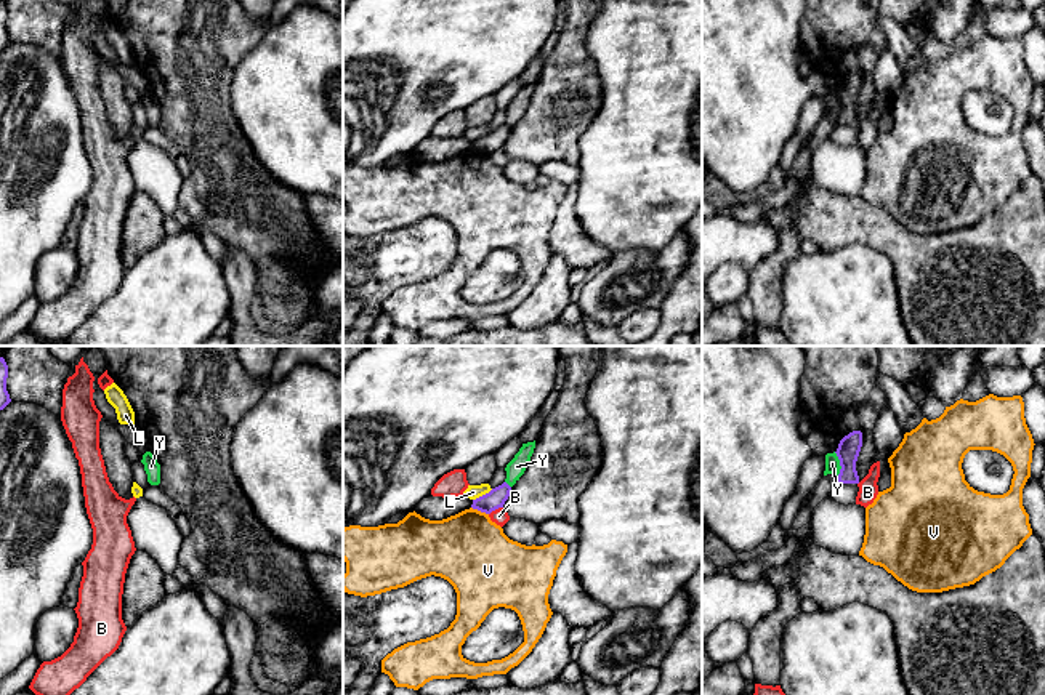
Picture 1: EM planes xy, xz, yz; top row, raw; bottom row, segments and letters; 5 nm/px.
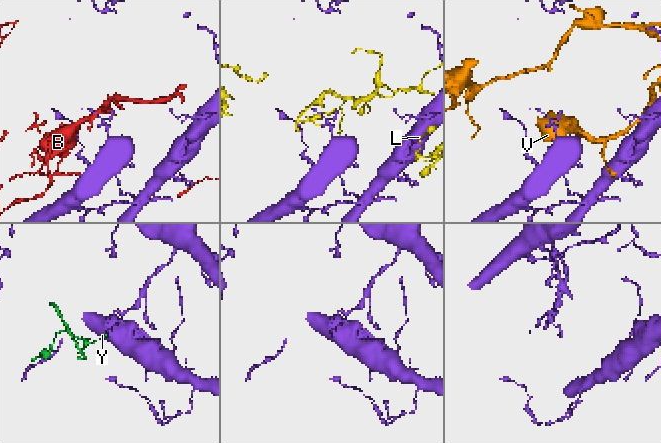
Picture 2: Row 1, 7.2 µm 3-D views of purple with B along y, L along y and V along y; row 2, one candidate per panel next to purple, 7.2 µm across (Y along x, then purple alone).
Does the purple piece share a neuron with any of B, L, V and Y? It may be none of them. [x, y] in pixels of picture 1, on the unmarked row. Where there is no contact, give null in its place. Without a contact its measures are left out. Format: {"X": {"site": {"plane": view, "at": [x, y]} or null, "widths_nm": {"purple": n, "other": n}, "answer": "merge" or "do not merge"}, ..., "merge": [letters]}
{"B": {"site": {"plane": "xz", "at": [496, 149]}, "widths_nm": {"purple": 100, "other": 80}, "answer": "do not merge"}, "L": {"site": {"plane": "xz", "at": [483, 136]}, "widths_nm": {"purple": 100, "other": 70}, "answer": "do not merge"}, "V": {"site": {"plane": "xz", "at": [480, 151]}, "widths_nm": {"purple": 100, "other": 380}, "answer": "do not merge"}, "Y": {"site": {"plane": "yz", "at": [840, 106]}, "widths_nm": {"purple": 110, "other": 80}, "answer": "do not merge"}, "merge": []}

